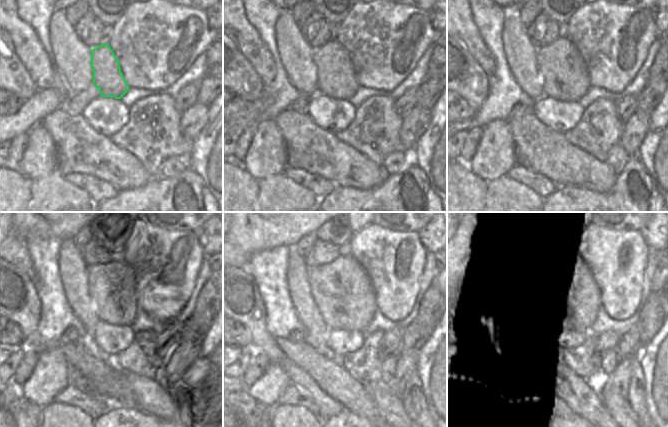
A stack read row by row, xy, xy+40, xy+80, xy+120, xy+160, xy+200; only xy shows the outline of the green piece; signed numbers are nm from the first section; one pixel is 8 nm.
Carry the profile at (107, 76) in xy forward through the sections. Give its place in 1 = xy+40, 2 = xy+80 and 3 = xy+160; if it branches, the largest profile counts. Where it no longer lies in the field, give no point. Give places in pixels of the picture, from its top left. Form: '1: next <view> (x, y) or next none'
1: next xy+40 (336, 79)
2: next xy+80 (563, 71)
3: next xy+160 (342, 291)

